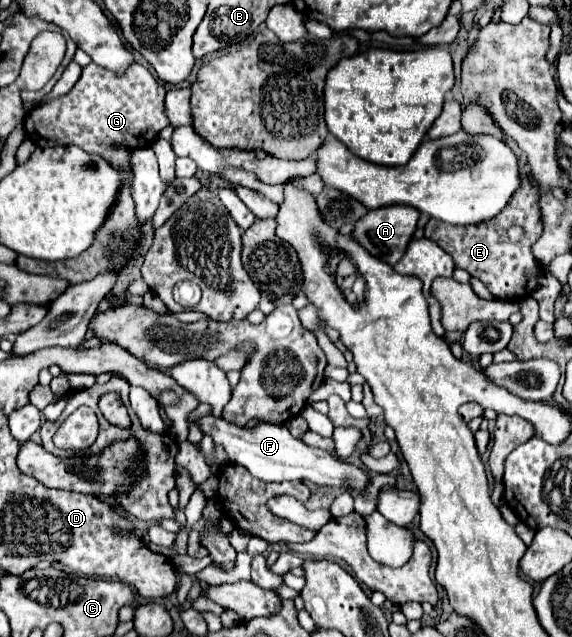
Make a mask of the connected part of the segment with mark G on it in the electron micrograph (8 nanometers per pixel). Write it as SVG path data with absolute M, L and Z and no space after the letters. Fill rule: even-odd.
M87 64L81 72L81 78L77 84L67 92L67 96L59 96L53 100L47 100L33 108L31 114L25 116L25 132L27 136L37 144L43 142L45 146L81 146L85 152L97 152L105 156L115 166L127 166L129 164L129 146L147 146L151 144L159 130L169 124L167 116L163 114L163 100L165 100L165 88L151 76L147 68L141 64L131 64L123 76L117 76L115 72L109 72L107 68L101 68L97 64ZM113 142L117 142L121 148L115 148Z

